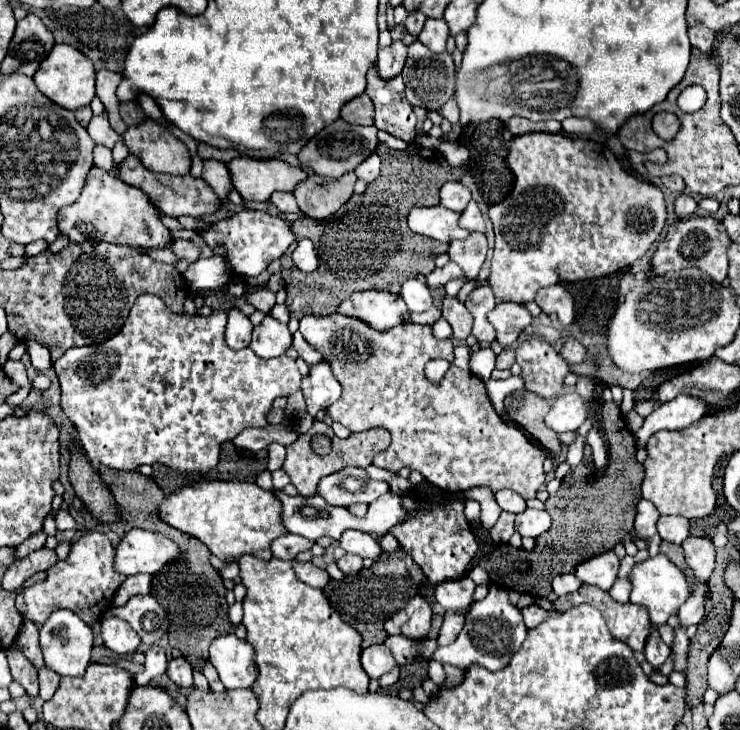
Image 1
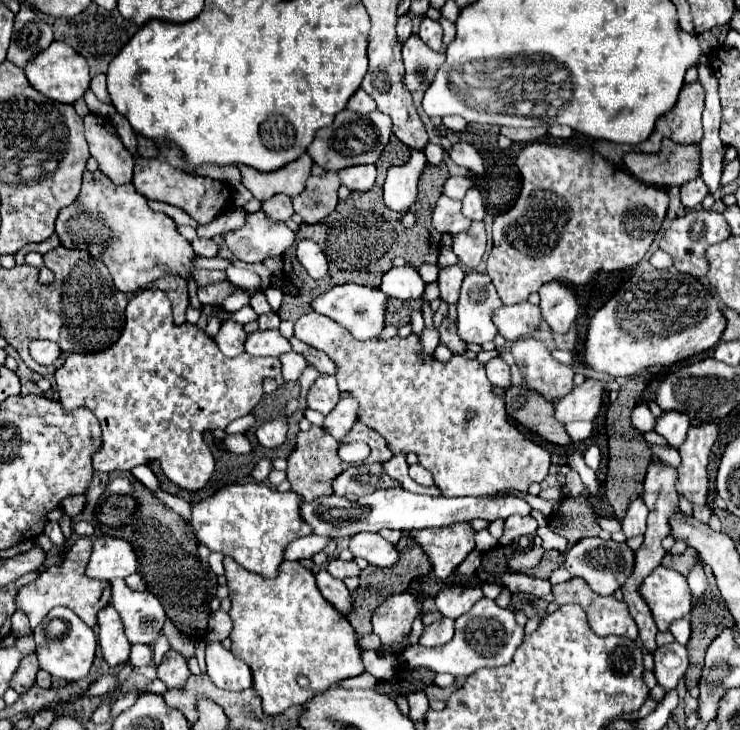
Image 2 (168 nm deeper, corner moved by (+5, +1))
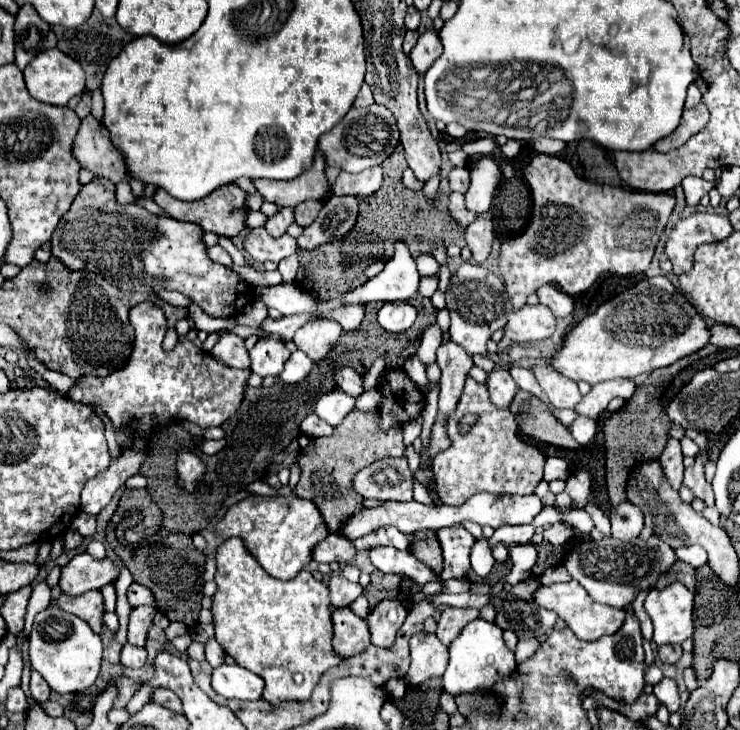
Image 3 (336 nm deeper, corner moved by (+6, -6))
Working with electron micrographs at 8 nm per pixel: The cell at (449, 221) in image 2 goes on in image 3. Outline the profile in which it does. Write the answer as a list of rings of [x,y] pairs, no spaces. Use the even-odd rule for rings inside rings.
[[[452,192],[450,194],[450,216],[458,222],[458,224],[462,224],[464,228],[476,218],[476,212],[470,212],[468,208],[466,208],[466,204],[464,204],[464,194],[460,194],[460,192]]]

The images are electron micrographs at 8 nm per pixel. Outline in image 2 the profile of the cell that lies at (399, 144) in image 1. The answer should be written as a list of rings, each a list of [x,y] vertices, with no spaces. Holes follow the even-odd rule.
[[[411,149],[409,163],[401,167],[393,167],[387,171],[385,179],[385,205],[393,211],[407,211],[417,197],[417,179],[421,169],[425,167],[427,159],[423,151]]]

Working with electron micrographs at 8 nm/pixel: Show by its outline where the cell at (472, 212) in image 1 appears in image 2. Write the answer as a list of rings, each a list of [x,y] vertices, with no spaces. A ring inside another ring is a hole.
[[[469,189],[467,195],[463,197],[463,215],[471,221],[483,221],[485,209],[483,209],[483,199],[477,189]]]

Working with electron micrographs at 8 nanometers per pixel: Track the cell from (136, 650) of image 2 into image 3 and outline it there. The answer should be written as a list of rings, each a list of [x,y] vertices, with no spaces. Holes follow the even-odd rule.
[[[126,642],[124,648],[122,648],[122,654],[120,654],[120,662],[126,668],[142,668],[144,662],[146,662],[146,656],[148,654],[146,654],[144,648],[136,648],[136,646]]]

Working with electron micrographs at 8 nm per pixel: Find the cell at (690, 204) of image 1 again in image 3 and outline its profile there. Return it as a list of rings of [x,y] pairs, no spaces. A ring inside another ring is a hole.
[[[688,176],[688,178],[682,180],[682,188],[684,188],[684,194],[686,194],[686,202],[690,206],[696,206],[700,202],[700,198],[714,188],[714,184],[708,182],[708,180],[704,180],[704,178]]]

